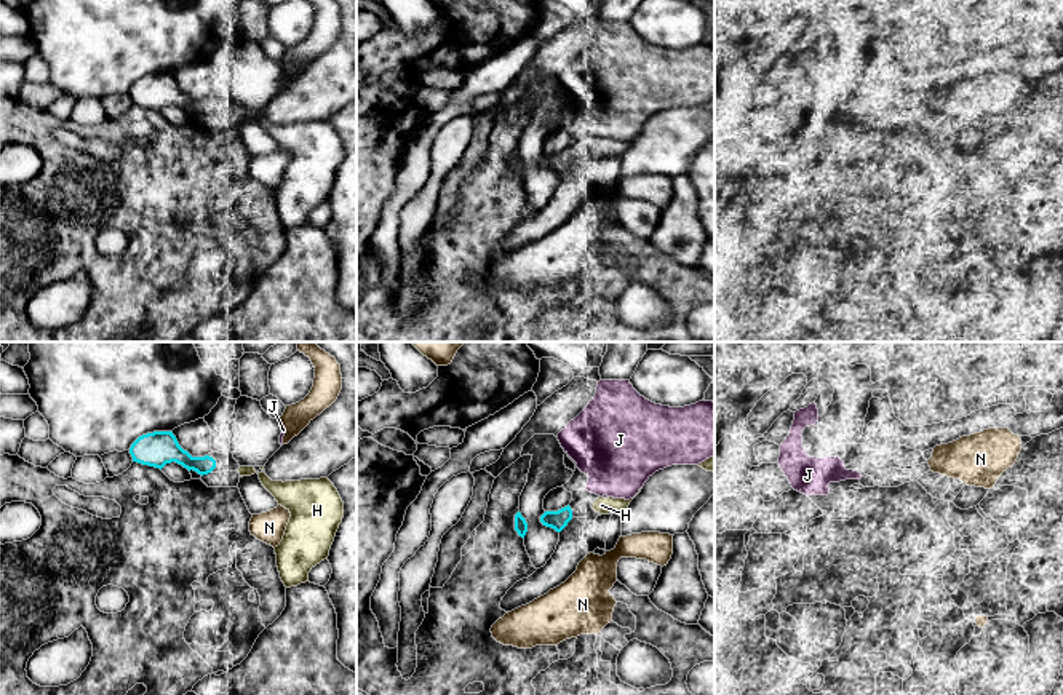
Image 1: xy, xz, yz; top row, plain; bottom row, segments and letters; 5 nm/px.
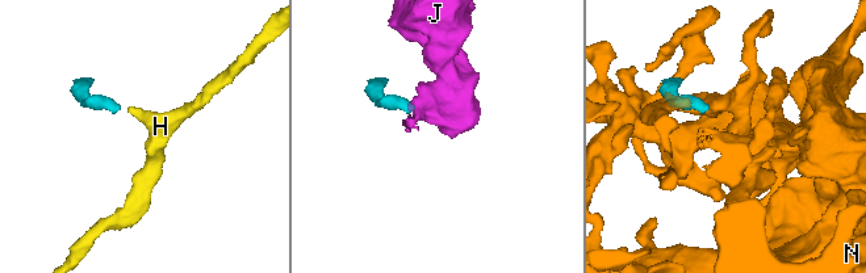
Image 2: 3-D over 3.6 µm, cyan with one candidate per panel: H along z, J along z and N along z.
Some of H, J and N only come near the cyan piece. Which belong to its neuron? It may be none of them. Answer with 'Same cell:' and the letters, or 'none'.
Same cell: H

